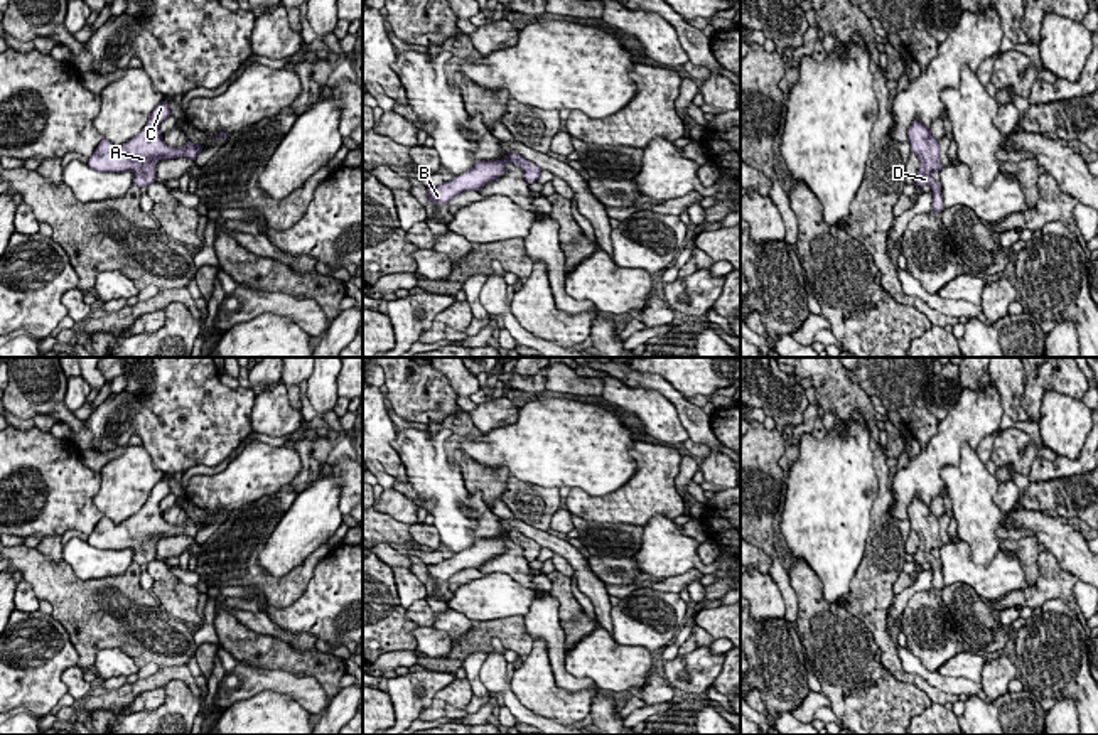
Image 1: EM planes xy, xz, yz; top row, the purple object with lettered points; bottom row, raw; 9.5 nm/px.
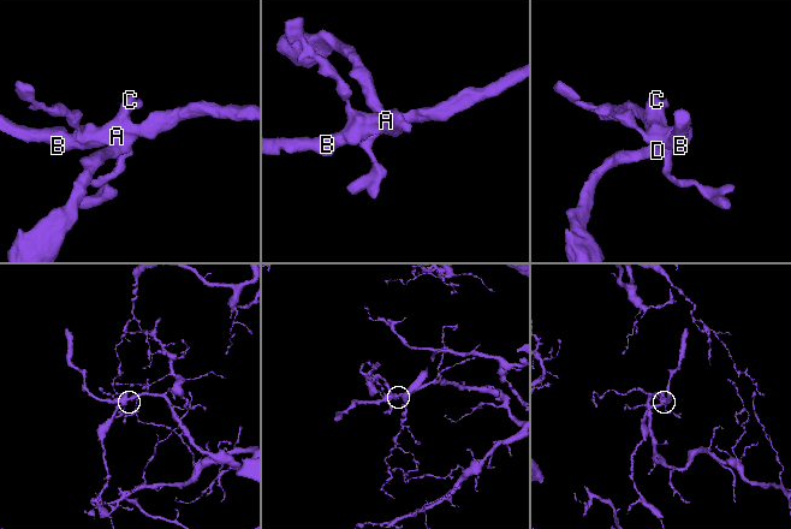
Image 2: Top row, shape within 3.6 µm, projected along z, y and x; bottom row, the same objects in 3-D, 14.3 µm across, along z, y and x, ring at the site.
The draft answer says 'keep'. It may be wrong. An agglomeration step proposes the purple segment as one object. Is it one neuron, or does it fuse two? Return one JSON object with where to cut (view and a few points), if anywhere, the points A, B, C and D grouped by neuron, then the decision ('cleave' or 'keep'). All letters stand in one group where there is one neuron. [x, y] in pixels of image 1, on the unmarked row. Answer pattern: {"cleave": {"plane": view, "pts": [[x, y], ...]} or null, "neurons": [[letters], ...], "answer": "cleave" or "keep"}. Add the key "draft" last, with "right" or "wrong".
{"cleave": null, "neurons": [["A", "B", "C", "D"]], "answer": "keep", "draft": "right"}

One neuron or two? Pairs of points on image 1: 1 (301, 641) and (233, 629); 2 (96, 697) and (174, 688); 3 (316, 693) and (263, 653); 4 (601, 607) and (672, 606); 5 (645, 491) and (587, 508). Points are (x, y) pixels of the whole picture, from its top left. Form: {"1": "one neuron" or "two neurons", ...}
{"1": "two neurons", "2": "two neurons", "3": "two neurons", "4": "two neurons", "5": "one neuron"}

